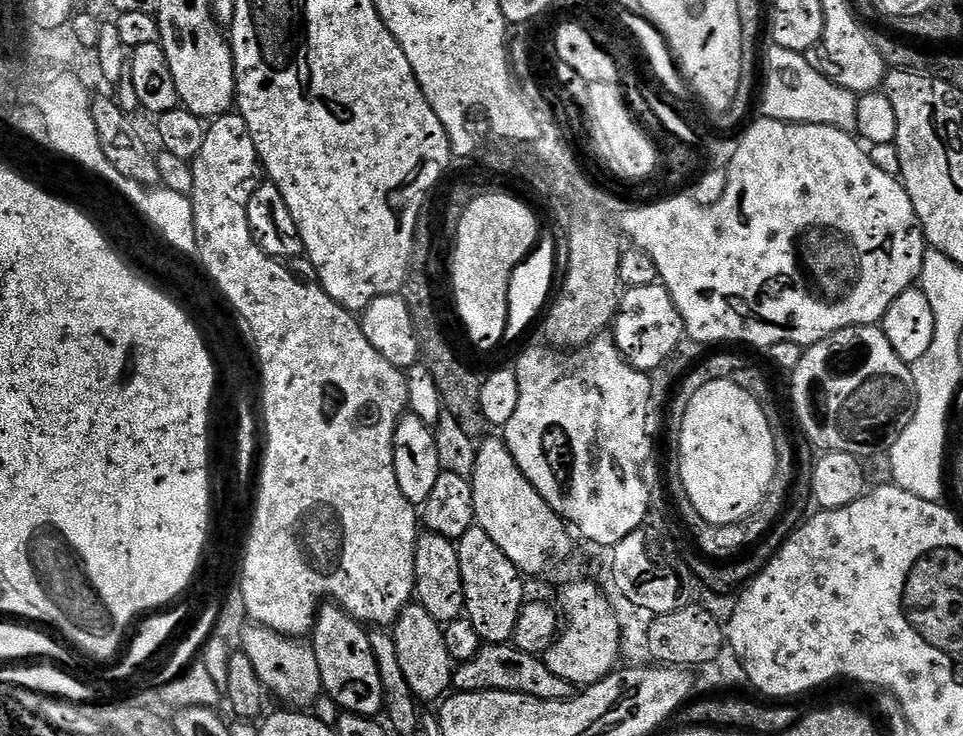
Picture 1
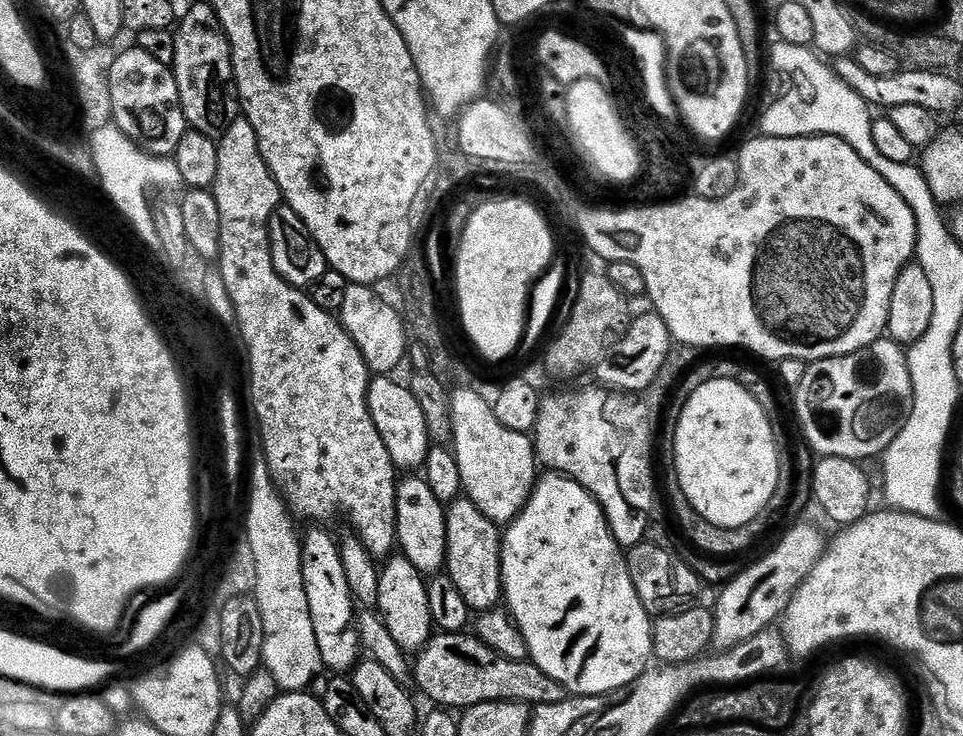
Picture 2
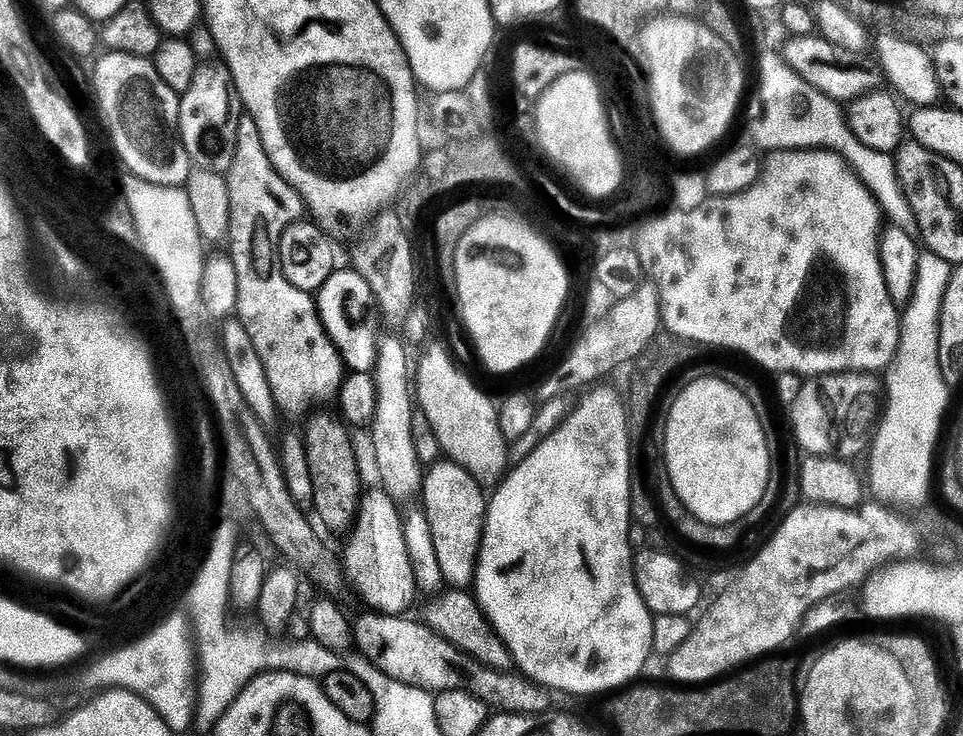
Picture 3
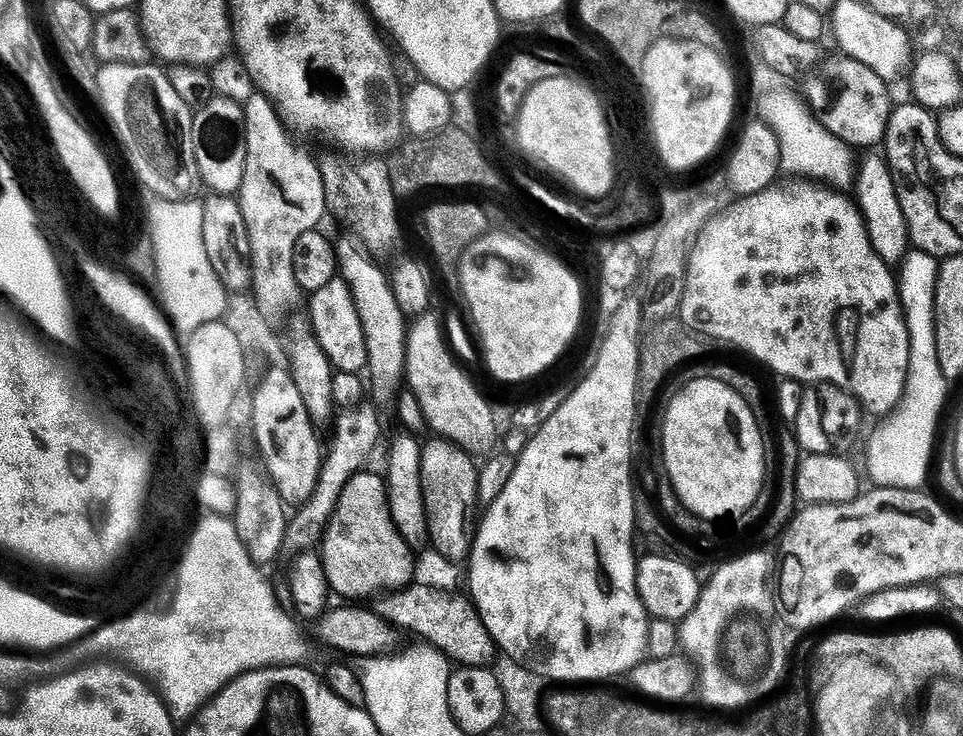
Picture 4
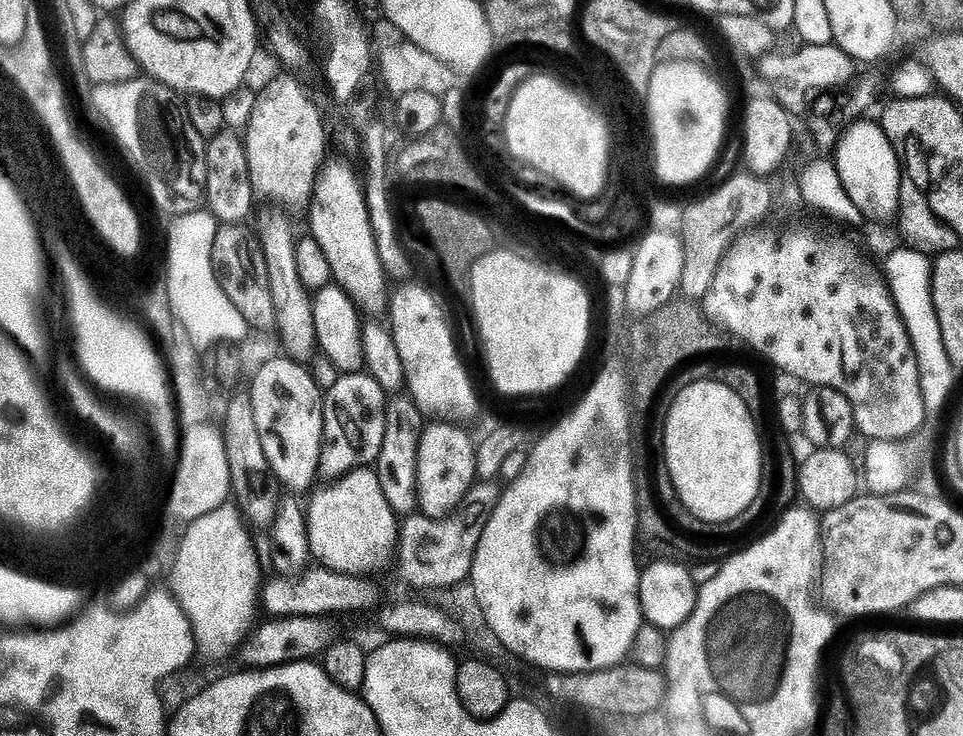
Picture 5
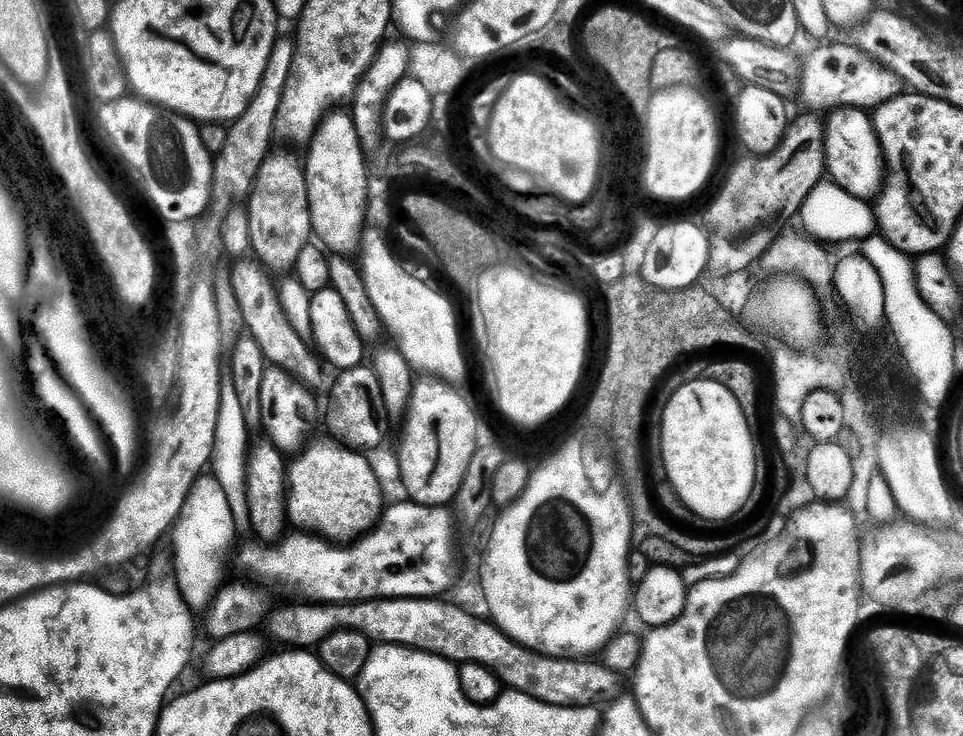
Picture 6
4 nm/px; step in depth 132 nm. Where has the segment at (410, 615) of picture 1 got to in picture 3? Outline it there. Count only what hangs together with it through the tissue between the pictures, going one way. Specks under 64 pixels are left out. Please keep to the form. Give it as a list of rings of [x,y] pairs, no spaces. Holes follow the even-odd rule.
[[[383,490],[363,497],[358,517],[351,533],[352,541],[342,555],[343,570],[347,579],[360,591],[371,611],[385,616],[404,616],[407,608],[418,599],[414,566],[407,553],[404,537],[404,520],[397,502]]]

